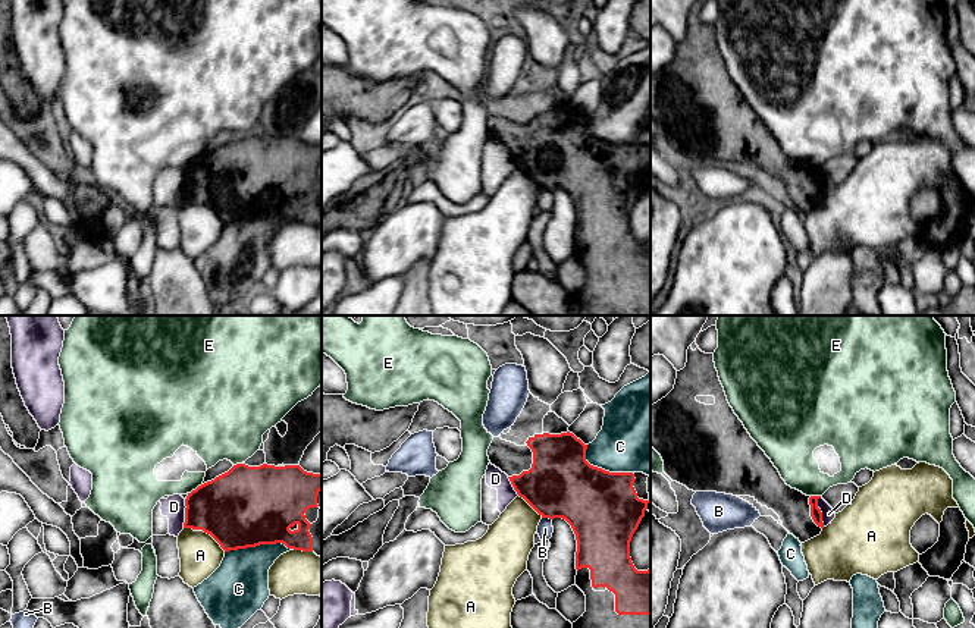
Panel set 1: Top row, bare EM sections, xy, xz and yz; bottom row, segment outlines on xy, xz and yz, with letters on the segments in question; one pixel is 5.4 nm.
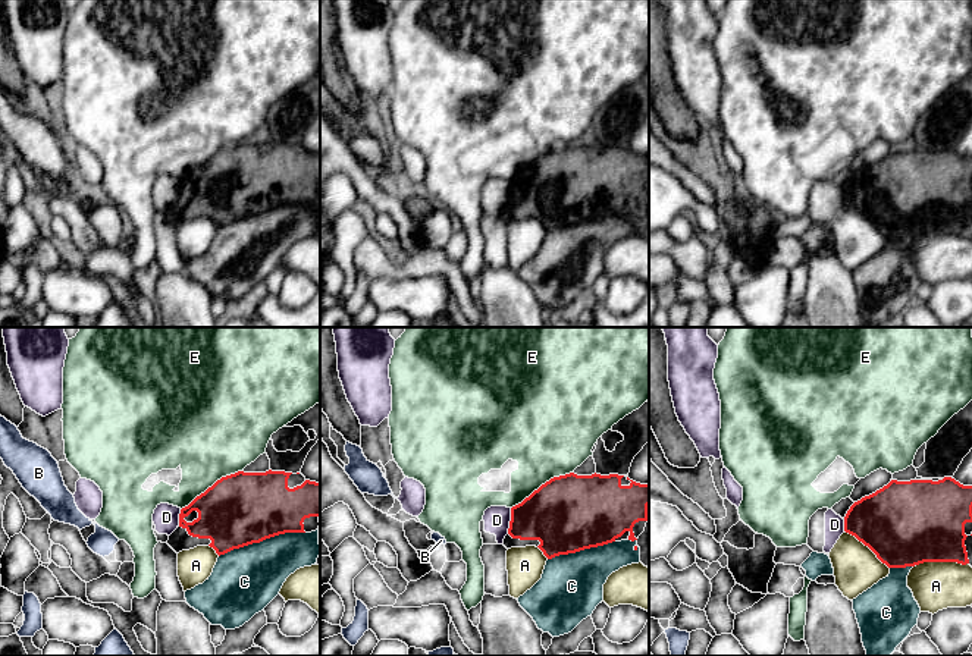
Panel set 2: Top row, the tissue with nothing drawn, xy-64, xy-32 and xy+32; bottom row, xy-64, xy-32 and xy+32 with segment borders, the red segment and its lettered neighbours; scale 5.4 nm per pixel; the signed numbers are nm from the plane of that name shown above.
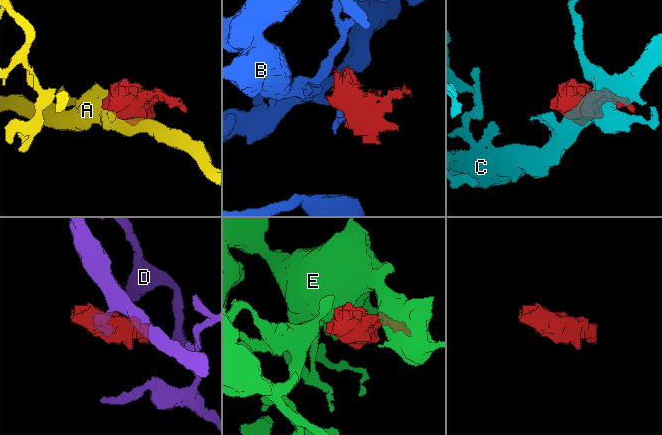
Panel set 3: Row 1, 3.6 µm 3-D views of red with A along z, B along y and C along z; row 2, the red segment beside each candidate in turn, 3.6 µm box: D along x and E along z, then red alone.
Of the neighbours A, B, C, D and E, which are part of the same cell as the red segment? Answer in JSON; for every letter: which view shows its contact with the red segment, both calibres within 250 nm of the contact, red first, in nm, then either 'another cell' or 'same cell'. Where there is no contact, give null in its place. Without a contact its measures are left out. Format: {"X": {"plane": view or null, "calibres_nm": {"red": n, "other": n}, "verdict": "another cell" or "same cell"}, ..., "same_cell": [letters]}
{"A": {"plane": "xz", "calibres_nm": {"red": 380, "other": 260}, "verdict": "another cell"}, "B": {"plane": "xz", "calibres_nm": {"red": 380, "other": 90}, "verdict": "another cell"}, "C": {"plane": "xy", "calibres_nm": {"red": 440, "other": 320}, "verdict": "another cell"}, "D": {"plane": "yz", "calibres_nm": {"red": 60, "other": 70}, "verdict": "another cell"}, "E": {"plane": "xy", "calibres_nm": {"red": 400, "other": 180}, "verdict": "another cell"}, "same_cell": []}

